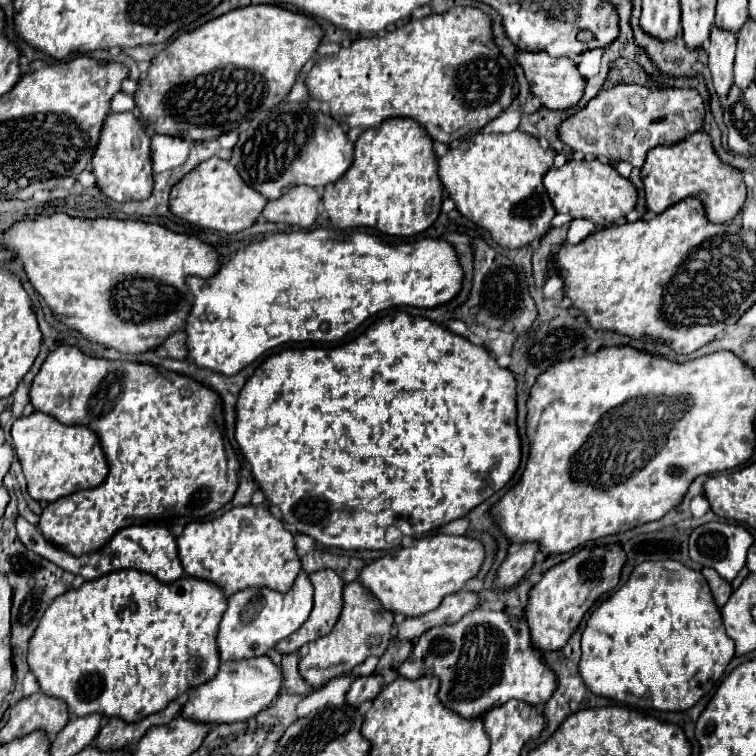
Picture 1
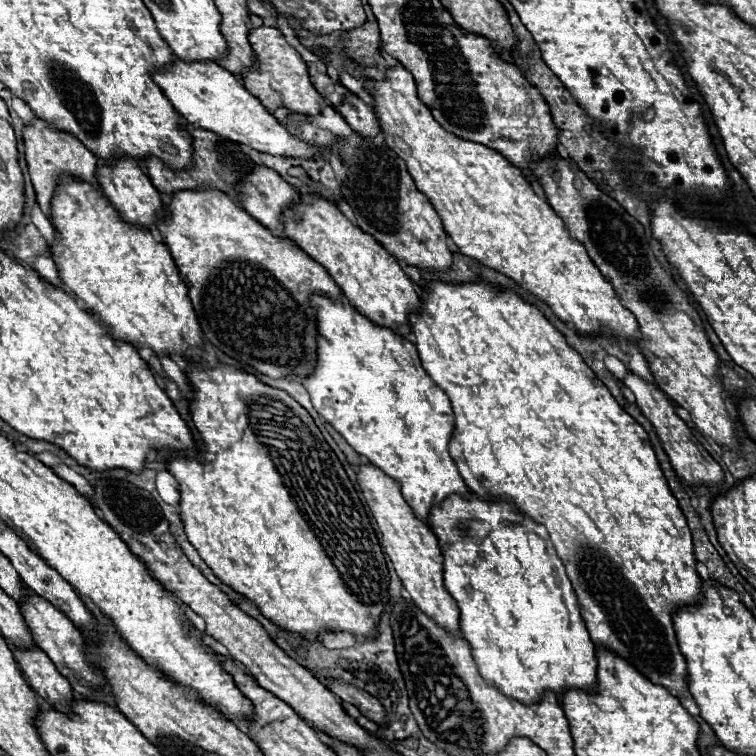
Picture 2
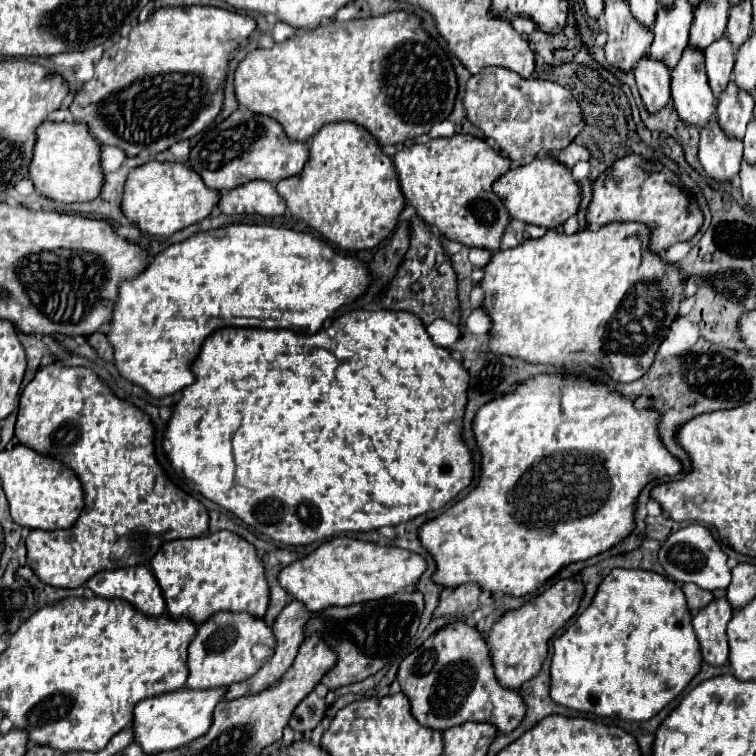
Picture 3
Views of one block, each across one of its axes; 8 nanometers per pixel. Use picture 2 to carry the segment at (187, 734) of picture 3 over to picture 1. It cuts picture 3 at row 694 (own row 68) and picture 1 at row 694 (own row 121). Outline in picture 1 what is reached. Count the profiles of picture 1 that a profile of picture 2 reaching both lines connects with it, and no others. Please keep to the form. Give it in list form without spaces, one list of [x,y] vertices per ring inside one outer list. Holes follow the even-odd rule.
[[[258,656],[252,660],[234,660],[228,664],[222,662],[214,678],[188,690],[180,716],[202,724],[224,724],[224,722],[248,720],[278,696],[282,688],[282,680],[284,680],[282,672],[272,664],[268,656]]]

